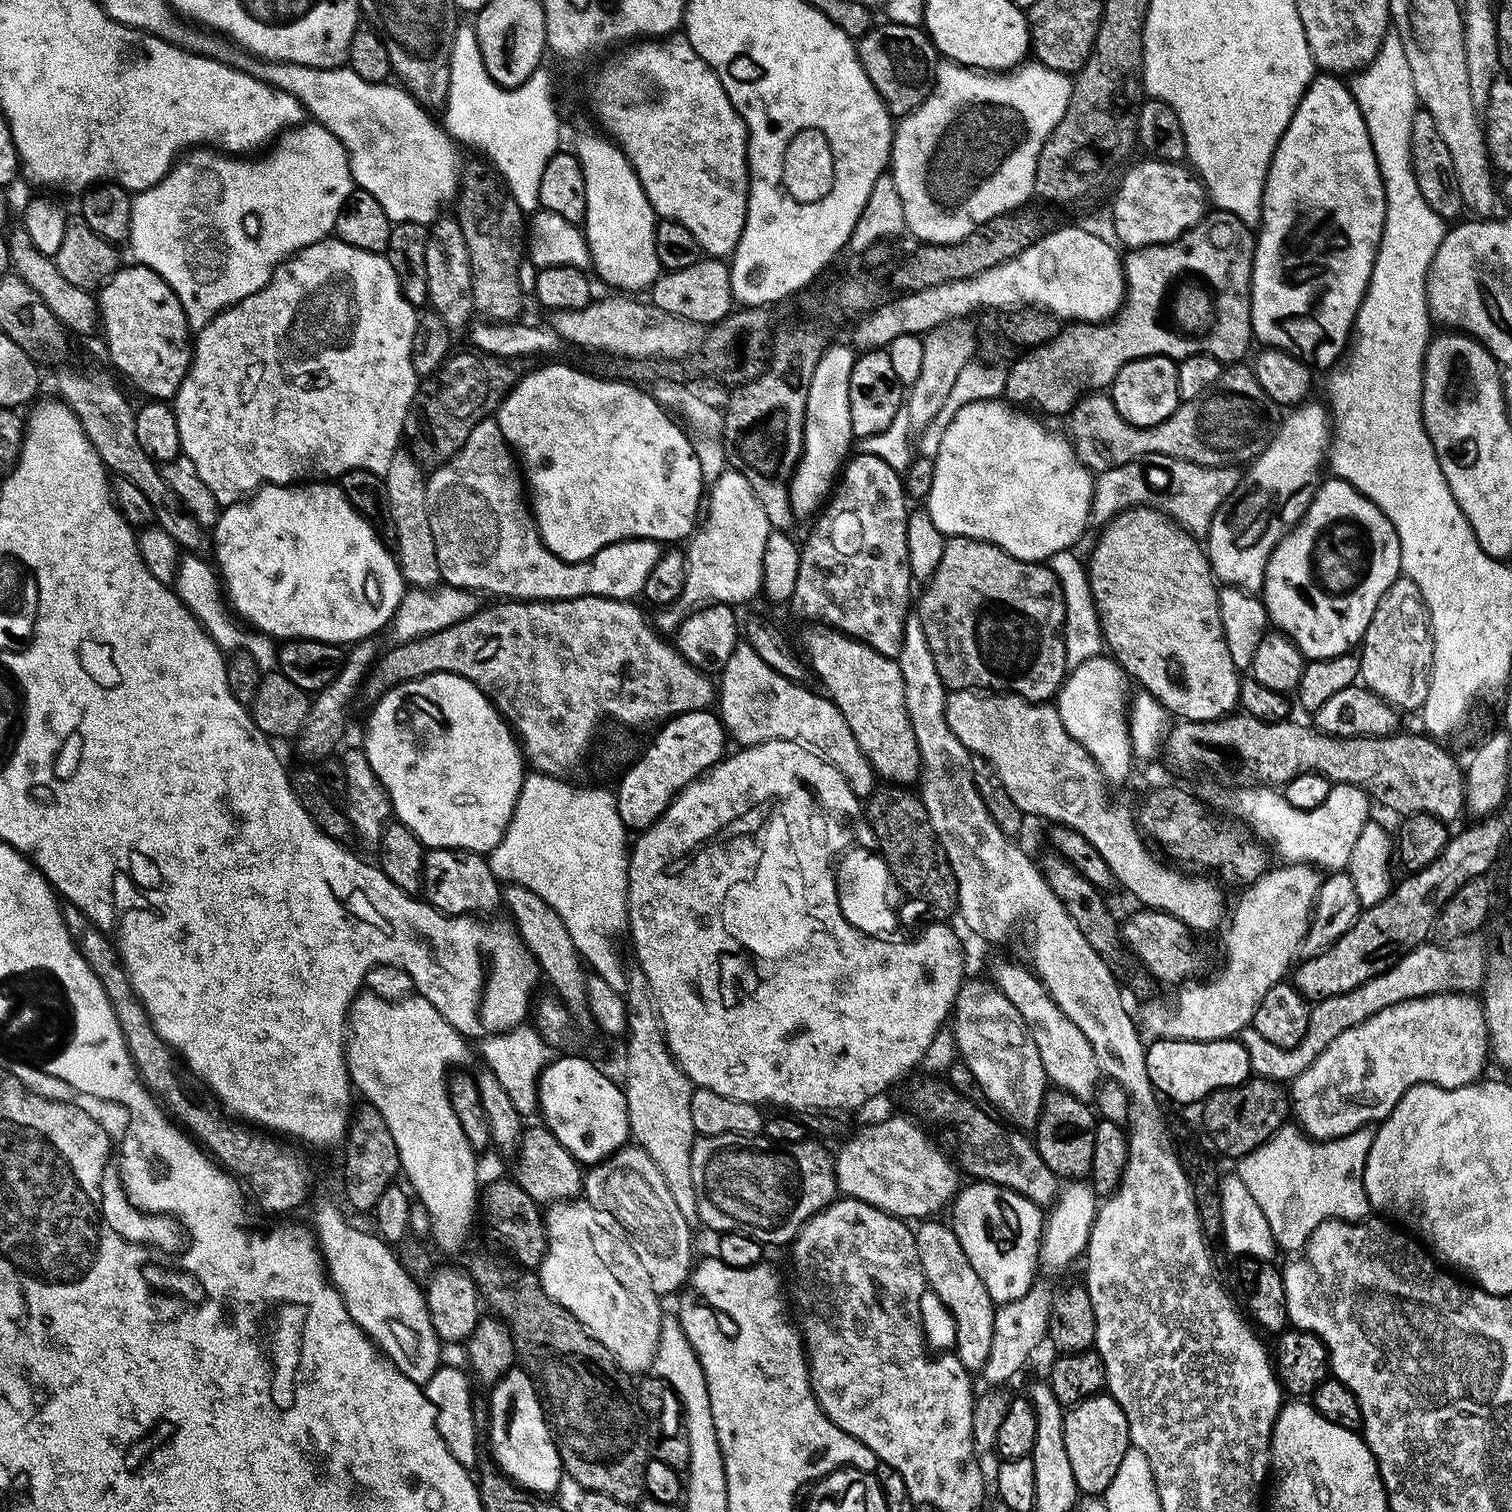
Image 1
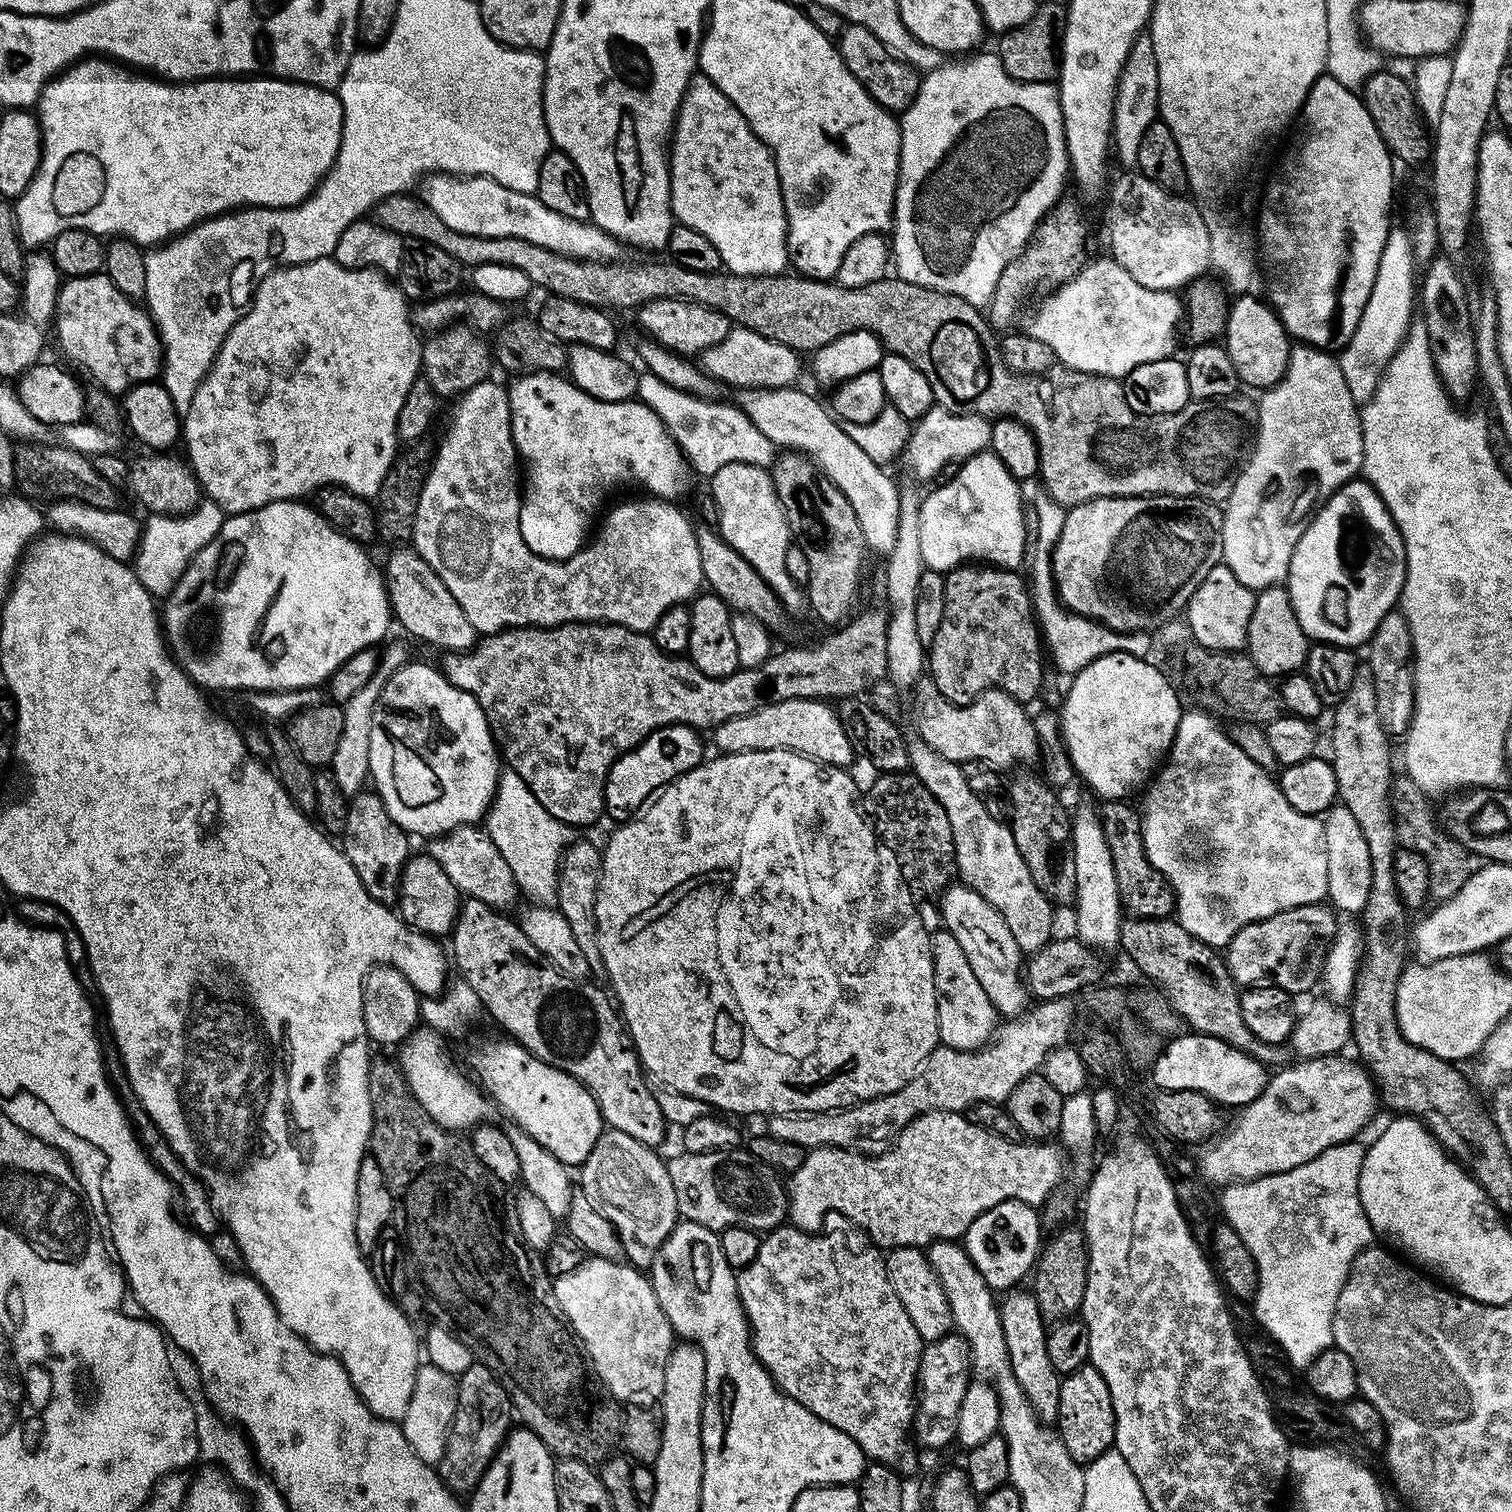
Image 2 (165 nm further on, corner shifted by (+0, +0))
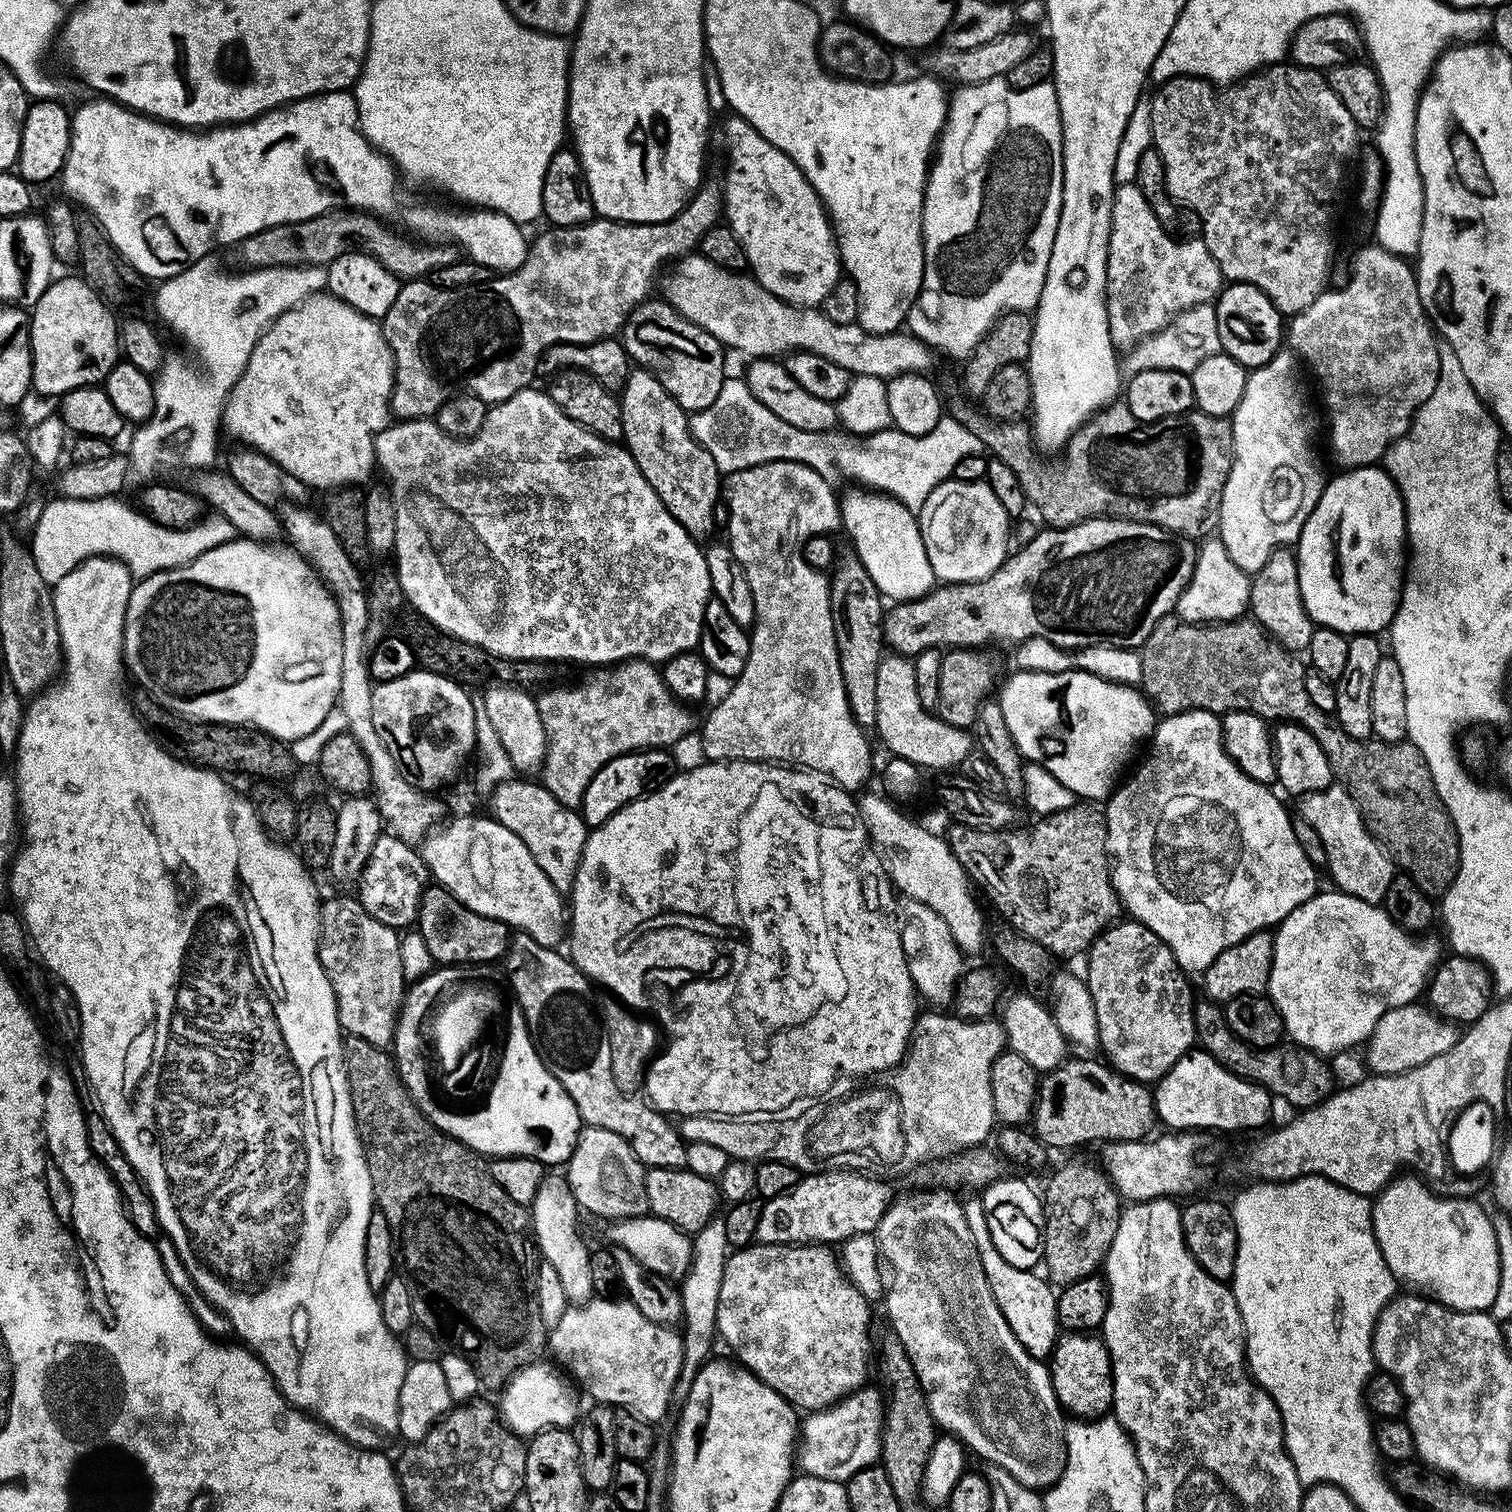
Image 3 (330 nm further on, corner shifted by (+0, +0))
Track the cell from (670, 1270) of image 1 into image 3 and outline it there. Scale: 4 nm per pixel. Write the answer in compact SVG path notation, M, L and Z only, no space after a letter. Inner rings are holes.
M581 1127L580 1137L572 1156L566 1161L566 1179L577 1205L607 1222L630 1220L648 1212L648 1199L644 1185L645 1165L634 1154L634 1150L614 1130Z

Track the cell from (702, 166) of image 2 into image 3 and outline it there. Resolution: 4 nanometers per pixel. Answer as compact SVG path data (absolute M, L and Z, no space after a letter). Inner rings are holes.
M740 117L730 118L724 128L728 138L728 169L724 172L724 180L722 179L723 219L734 230L734 234L738 234L738 242L742 242L742 250L746 250L751 275L763 288L787 304L823 305L823 300L835 290L842 272L840 250L836 247L832 221L828 218L824 203L789 156L766 142L766 138L759 136Z

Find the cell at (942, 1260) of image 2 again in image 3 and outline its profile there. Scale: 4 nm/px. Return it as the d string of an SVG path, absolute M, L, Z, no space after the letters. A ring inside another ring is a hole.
M948 1190L940 1192L912 1192L909 1196L893 1199L888 1209L882 1214L876 1231L876 1246L880 1255L886 1262L887 1280L886 1295L882 1304L888 1307L888 1320L892 1323L891 1331L902 1342L910 1362L914 1366L916 1381L924 1392L928 1403L928 1409L933 1420L947 1435L955 1436L969 1453L977 1452L989 1464L997 1464L1002 1469L1009 1471L1024 1487L1035 1490L1047 1490L1055 1484L1056 1479L1062 1474L1066 1460L1066 1446L1064 1445L1064 1430L1066 1416L1062 1411L1058 1398L1054 1394L1052 1374L1049 1365L1042 1360L1035 1360L1031 1351L1026 1347L1021 1337L1010 1326L1006 1326L1006 1318L1002 1318L1002 1310L998 1310L998 1302L994 1302L994 1294L990 1290L990 1282L986 1282L986 1270L982 1270L982 1260L979 1257L978 1246L975 1245L974 1237L970 1234L970 1228L966 1222L963 1203L955 1200L953 1193Z

